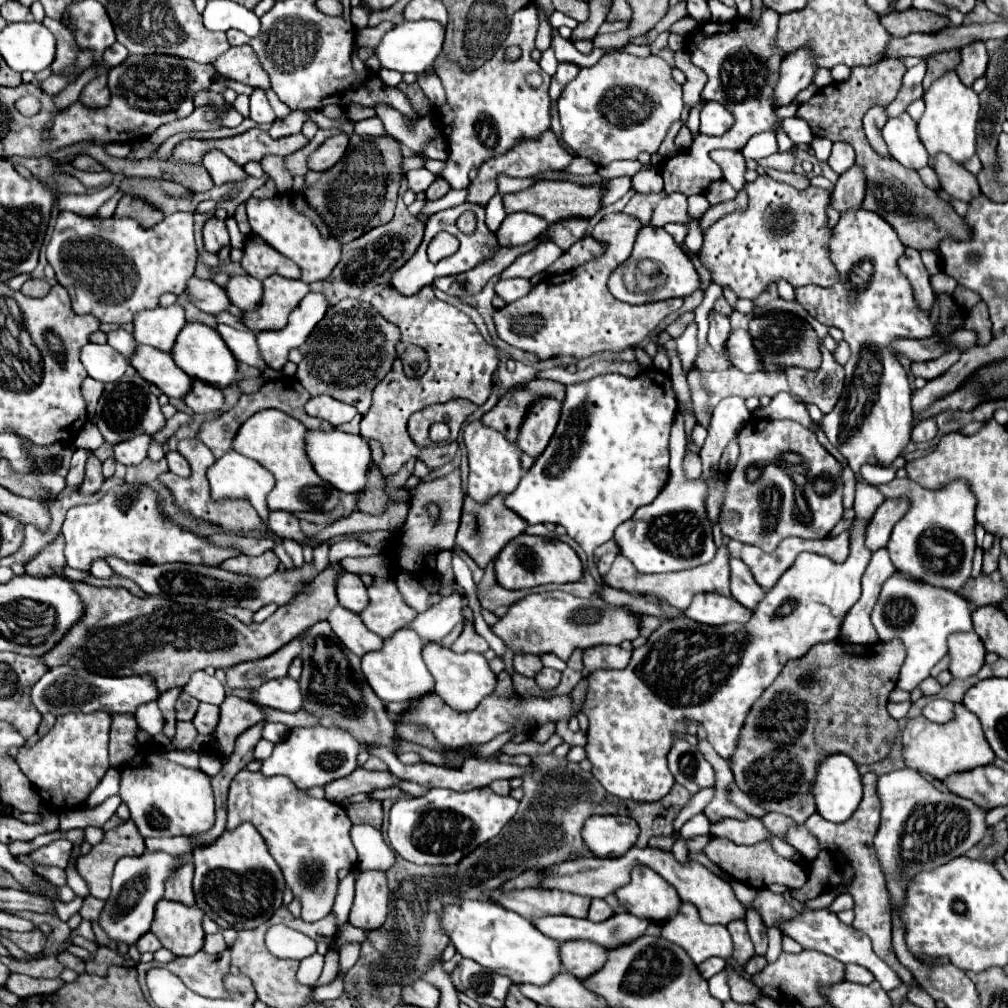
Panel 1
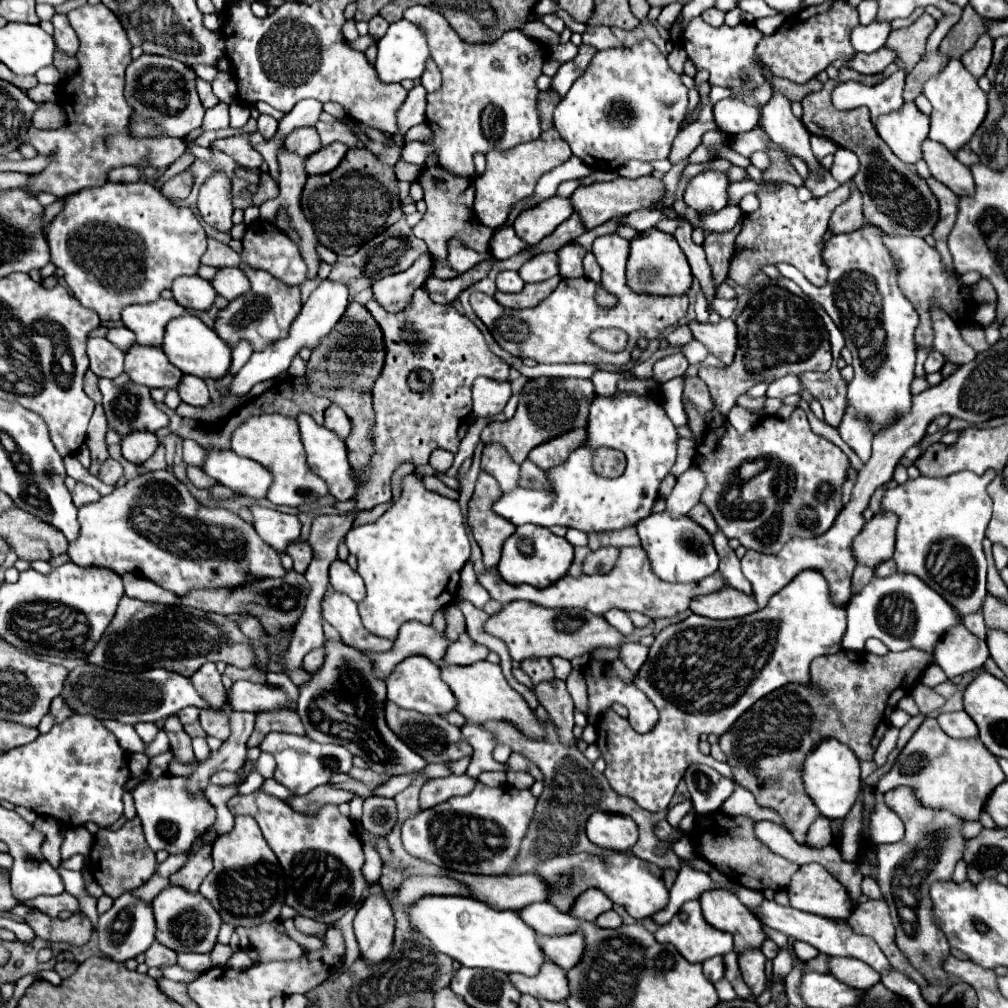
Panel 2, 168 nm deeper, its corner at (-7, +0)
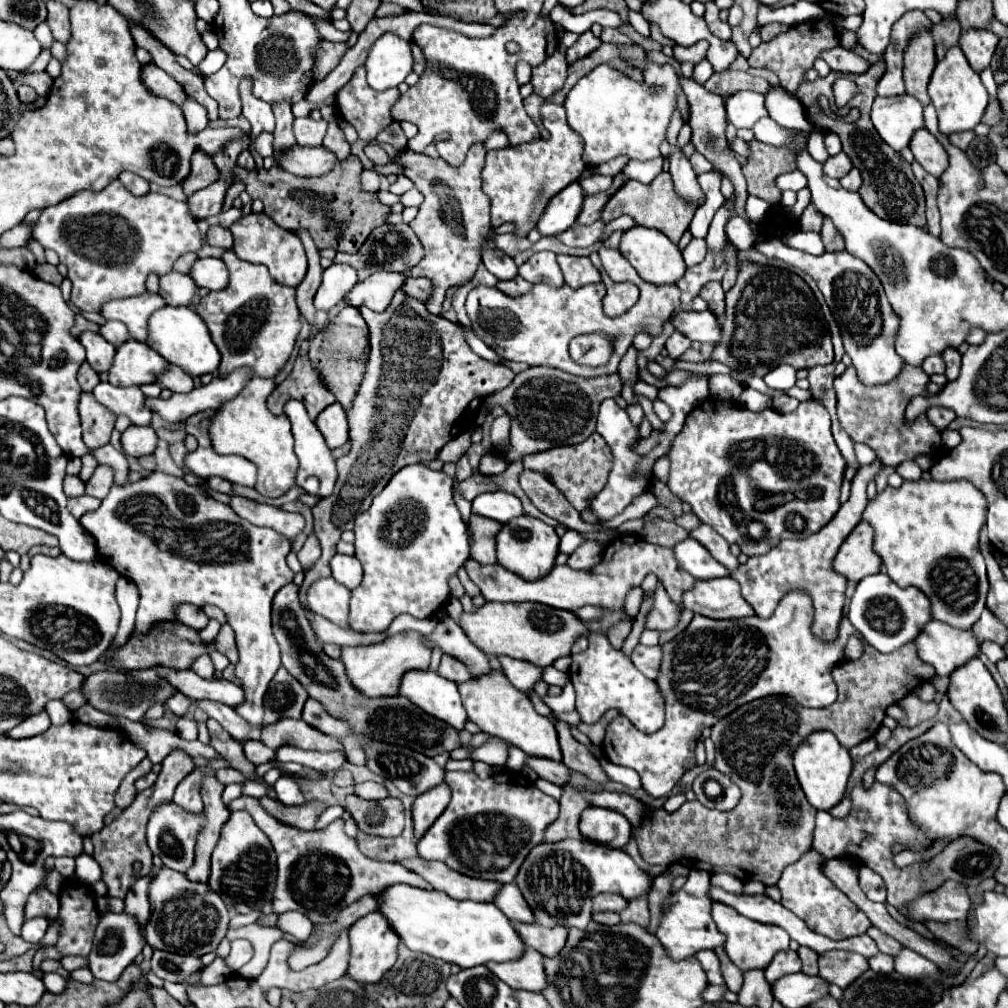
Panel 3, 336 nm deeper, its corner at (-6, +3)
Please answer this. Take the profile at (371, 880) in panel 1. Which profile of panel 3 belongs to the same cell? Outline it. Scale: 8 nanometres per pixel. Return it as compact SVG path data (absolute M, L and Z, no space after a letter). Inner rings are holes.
M373 911L373 913L365 915L363 919L359 919L349 929L349 941L351 941L351 949L349 949L351 957L349 957L347 975L353 981L365 983L365 985L375 985L383 979L383 973L387 973L387 969L391 969L397 961L399 937L393 933L393 929L387 925L387 919L381 917L379 911Z

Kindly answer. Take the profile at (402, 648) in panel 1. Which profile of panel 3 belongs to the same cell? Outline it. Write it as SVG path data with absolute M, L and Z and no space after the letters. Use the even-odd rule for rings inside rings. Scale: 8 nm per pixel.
M409 671L403 675L399 693L435 719L463 731L467 713L459 697L457 683L439 677L433 671Z

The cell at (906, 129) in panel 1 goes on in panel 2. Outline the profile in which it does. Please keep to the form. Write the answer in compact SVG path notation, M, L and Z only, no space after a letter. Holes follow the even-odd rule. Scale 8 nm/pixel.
M914 102L904 104L900 110L878 118L878 134L890 150L908 164L922 160L922 142L928 136L928 116L924 116Z

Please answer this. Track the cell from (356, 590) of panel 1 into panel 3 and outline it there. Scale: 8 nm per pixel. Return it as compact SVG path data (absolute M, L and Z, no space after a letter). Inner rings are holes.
M337 553L331 559L331 571L333 571L335 581L343 583L347 589L355 589L363 579L363 567L361 567L359 559L353 555Z

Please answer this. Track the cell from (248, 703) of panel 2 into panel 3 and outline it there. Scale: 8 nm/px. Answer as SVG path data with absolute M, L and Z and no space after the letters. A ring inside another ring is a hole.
M155 667L155 671L159 673L159 677L165 677L165 681L177 689L179 693L183 693L185 697L193 699L193 701L219 701L223 705L231 705L237 707L239 701L243 701L243 689L231 681L225 679L203 679L197 677L191 669L187 671L175 671L169 667Z

